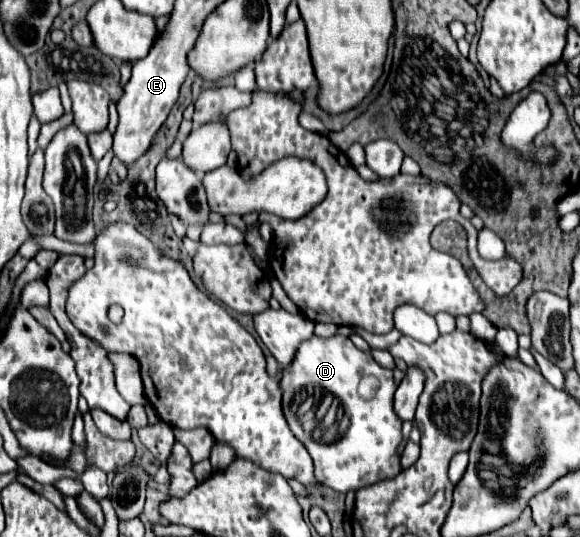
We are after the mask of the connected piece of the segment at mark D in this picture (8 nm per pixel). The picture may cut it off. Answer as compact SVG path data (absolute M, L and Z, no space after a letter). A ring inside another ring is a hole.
M312 335L300 343L294 361L282 369L280 387L288 427L310 453L314 475L322 485L346 493L398 475L402 421L392 409L396 383L392 371L380 367L370 353L358 351L354 343L342 335L326 339ZM366 375L378 379L378 389L372 399L364 399L358 393L358 385ZM326 397L332 397L332 401L322 415L318 411Z

